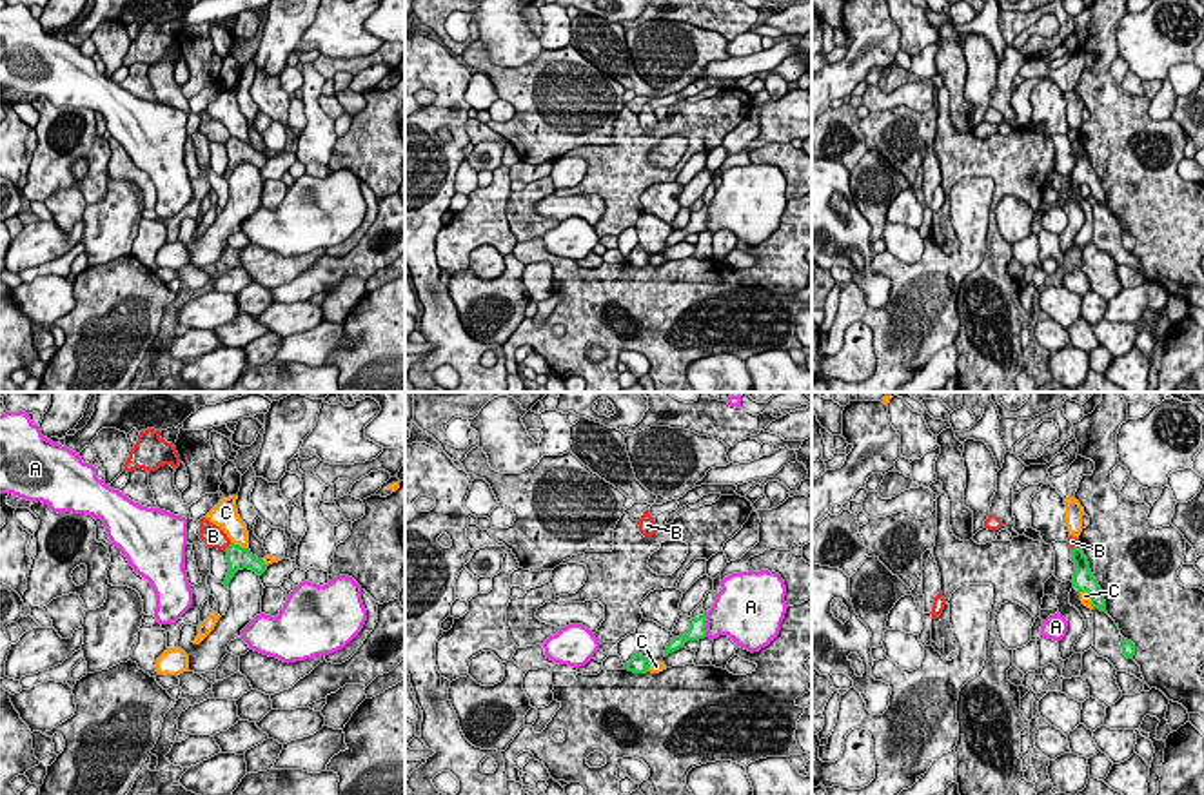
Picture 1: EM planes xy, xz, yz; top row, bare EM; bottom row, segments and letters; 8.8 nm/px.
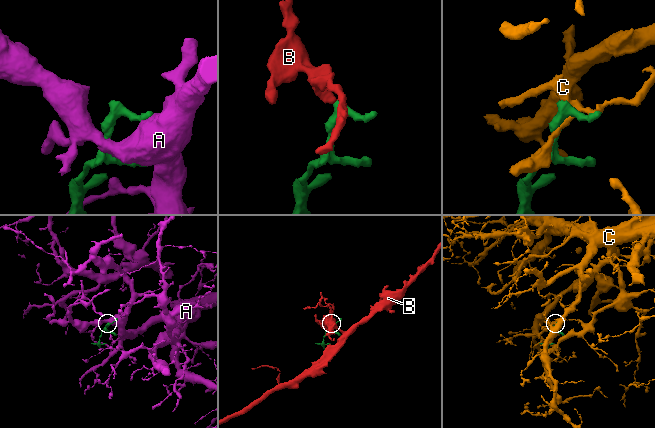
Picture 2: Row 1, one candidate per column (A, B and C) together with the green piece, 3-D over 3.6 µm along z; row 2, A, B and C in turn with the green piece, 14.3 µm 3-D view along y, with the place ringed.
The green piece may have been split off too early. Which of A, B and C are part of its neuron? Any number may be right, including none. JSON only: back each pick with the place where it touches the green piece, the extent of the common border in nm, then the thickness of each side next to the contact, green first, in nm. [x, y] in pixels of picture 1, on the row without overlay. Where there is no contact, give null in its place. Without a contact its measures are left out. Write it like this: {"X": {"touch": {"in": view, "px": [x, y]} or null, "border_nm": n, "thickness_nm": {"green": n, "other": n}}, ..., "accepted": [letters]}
{"accepted": []}

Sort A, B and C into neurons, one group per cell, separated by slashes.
A / B / C

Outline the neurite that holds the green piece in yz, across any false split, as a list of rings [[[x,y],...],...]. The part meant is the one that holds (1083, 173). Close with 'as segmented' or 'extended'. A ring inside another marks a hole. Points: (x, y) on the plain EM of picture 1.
[[[1079,138],[1071,142],[1071,154],[1075,156],[1075,165],[1073,165],[1073,172],[1071,172],[1073,180],[1079,185],[1090,187],[1093,201],[1106,205],[1106,194],[1102,191],[1102,183],[1100,183],[1097,172],[1093,171],[1088,151],[1084,149],[1084,145],[1081,143]]] | as segmented

